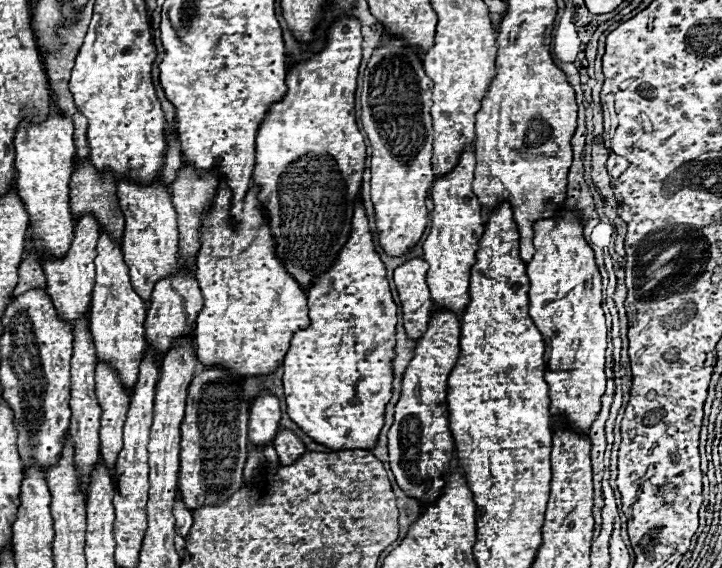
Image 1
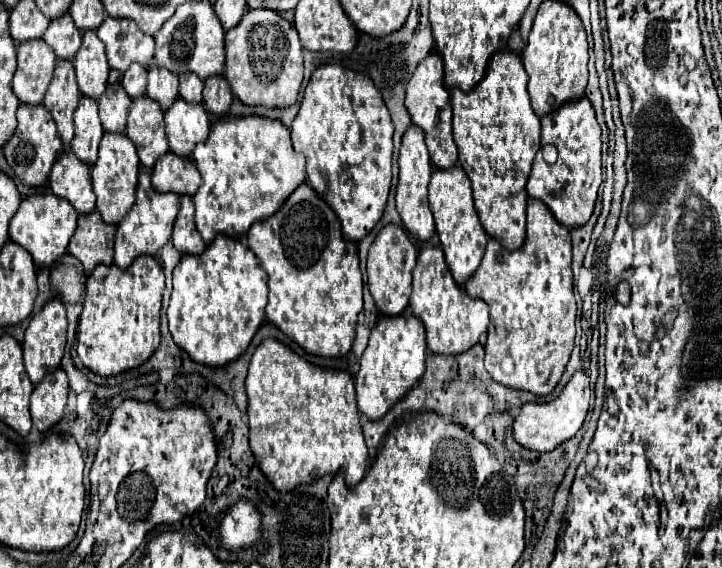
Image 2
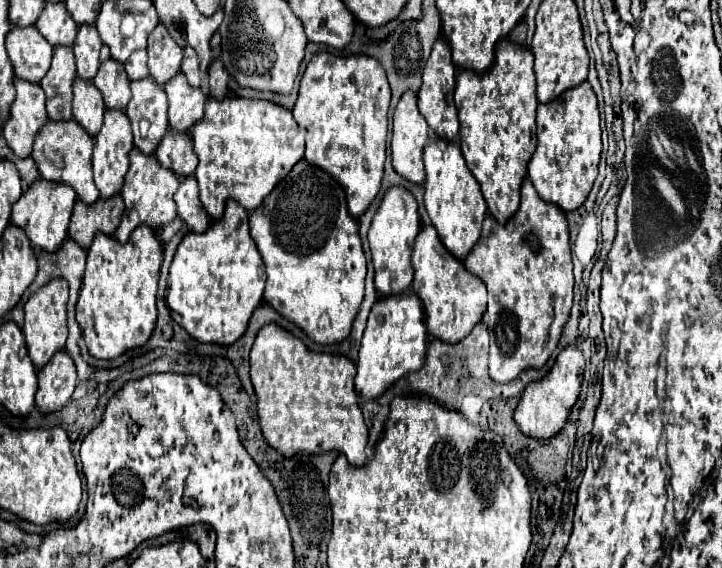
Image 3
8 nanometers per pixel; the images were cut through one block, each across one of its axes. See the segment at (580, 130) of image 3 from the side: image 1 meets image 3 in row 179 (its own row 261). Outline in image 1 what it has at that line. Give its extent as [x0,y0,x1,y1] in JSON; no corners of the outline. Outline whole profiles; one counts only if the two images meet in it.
[528,210,606,432]

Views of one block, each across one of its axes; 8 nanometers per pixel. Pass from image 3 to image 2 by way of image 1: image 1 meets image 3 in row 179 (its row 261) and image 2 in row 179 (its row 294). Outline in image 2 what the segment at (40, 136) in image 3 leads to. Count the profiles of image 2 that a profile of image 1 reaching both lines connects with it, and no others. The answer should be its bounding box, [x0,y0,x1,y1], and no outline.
[50,152,96,214]

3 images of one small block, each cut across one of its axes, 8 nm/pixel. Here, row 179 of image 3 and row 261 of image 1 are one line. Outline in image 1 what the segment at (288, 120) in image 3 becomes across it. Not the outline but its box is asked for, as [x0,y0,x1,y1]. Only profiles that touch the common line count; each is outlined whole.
[194,180,308,376]

